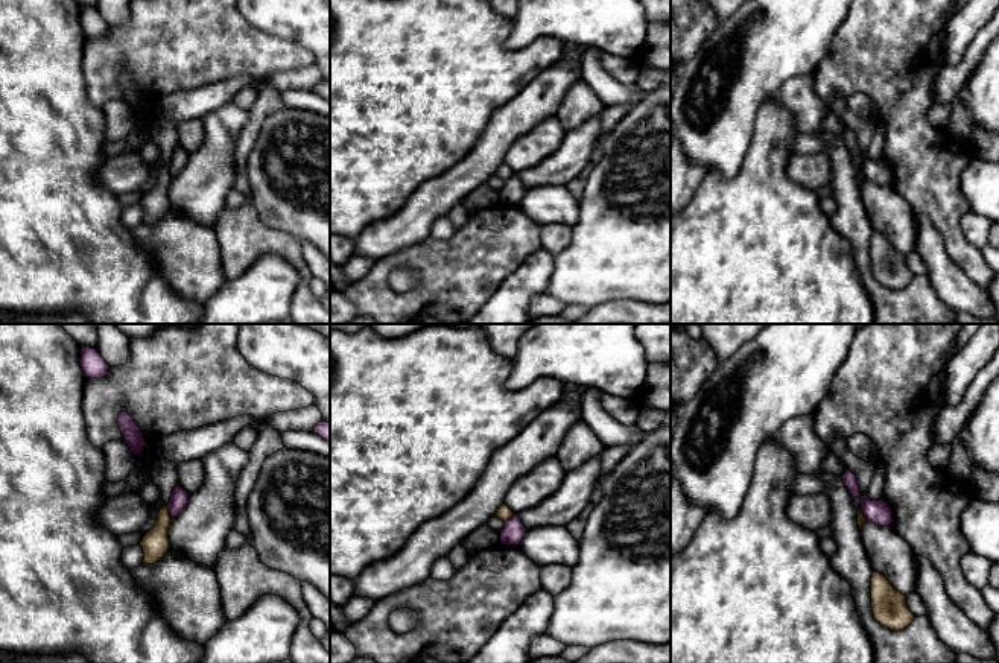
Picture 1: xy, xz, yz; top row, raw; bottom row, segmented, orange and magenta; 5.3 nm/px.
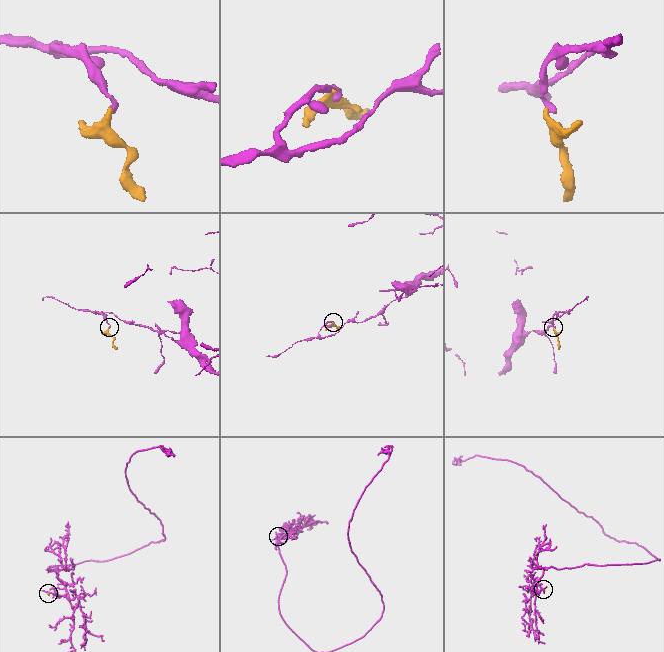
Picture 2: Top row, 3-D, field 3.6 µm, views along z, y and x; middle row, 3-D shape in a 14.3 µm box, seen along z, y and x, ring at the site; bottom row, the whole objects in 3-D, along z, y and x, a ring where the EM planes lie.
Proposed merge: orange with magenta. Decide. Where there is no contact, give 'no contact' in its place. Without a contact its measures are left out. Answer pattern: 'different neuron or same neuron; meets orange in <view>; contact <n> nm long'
different neuron; meets orange in xy; contact 70 nm long

